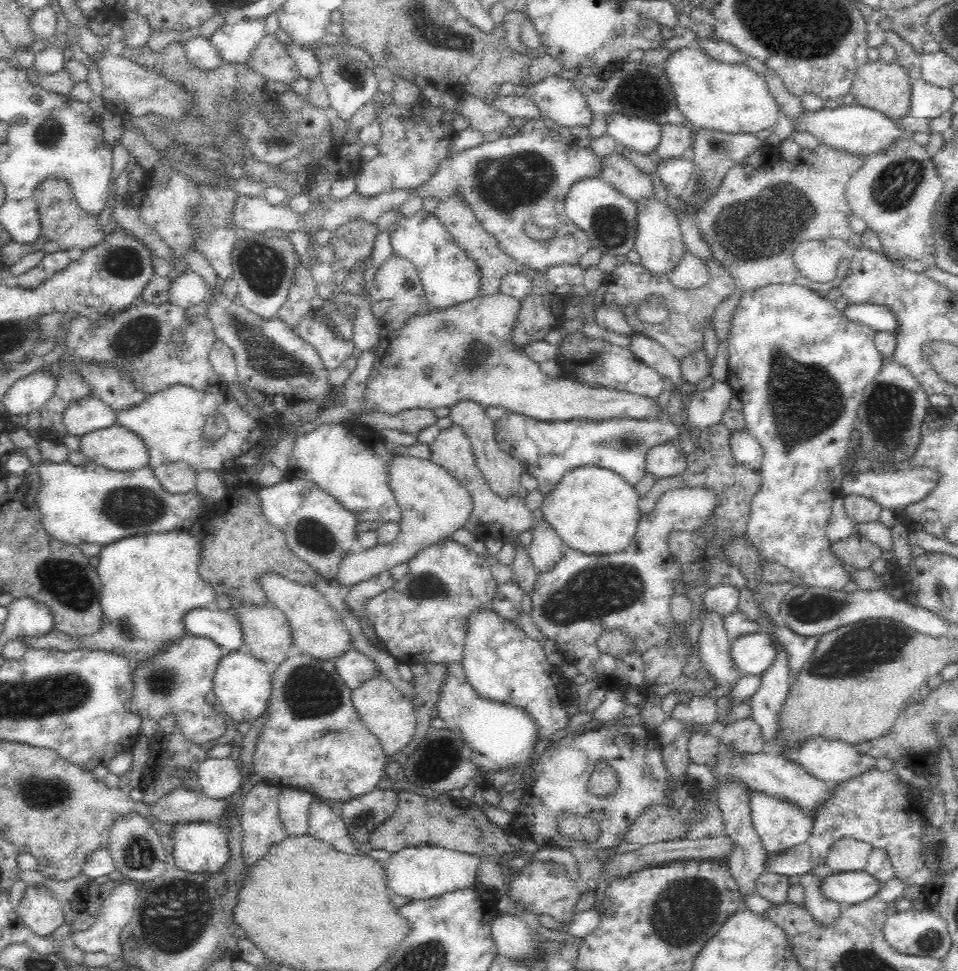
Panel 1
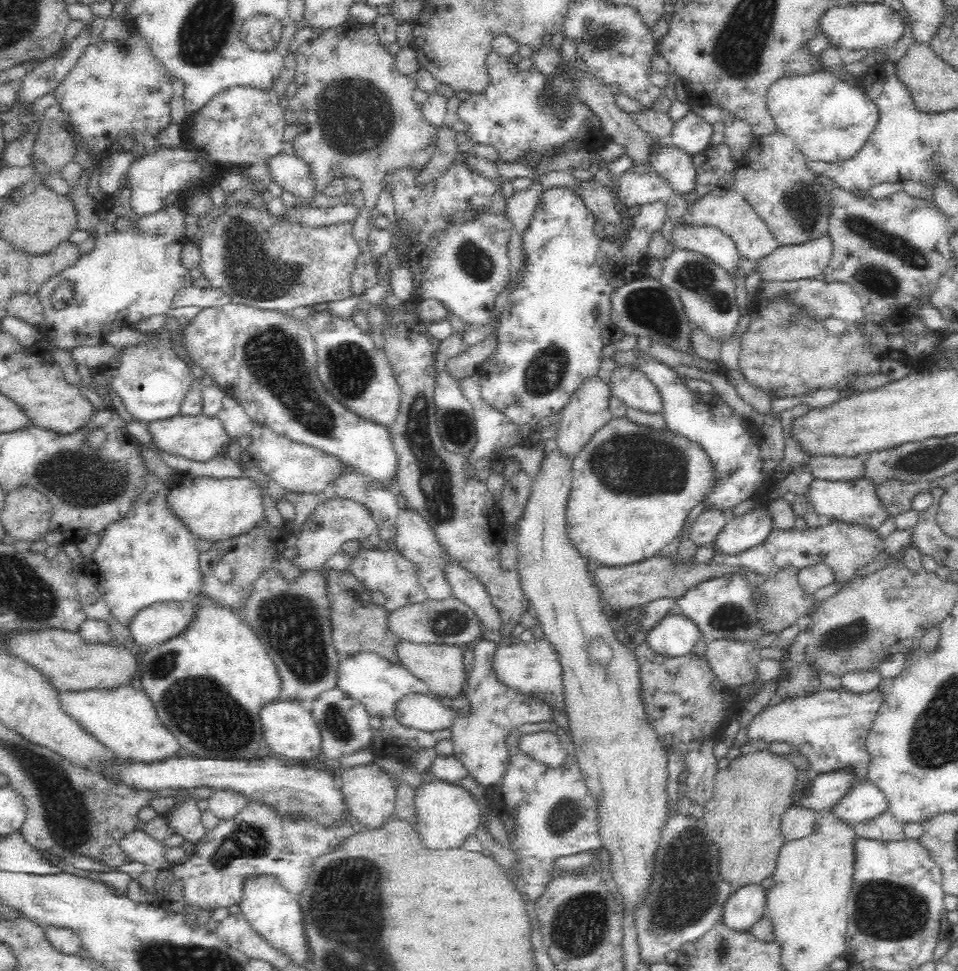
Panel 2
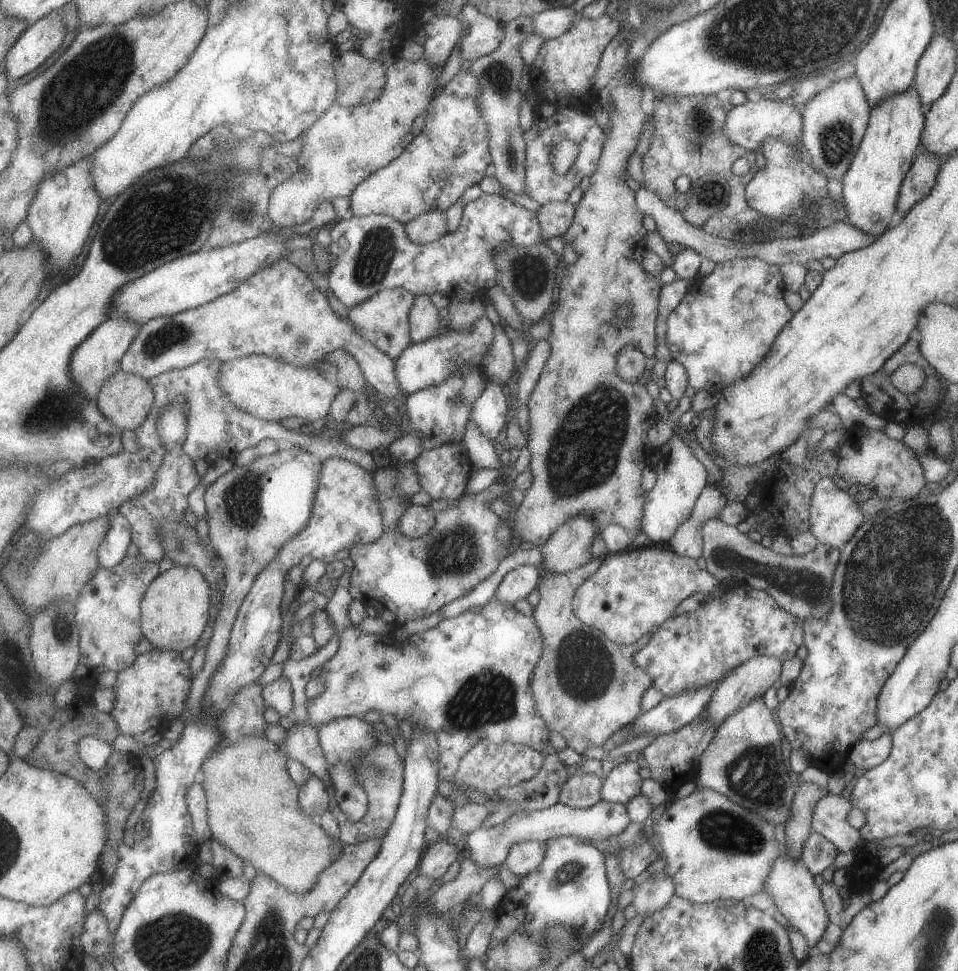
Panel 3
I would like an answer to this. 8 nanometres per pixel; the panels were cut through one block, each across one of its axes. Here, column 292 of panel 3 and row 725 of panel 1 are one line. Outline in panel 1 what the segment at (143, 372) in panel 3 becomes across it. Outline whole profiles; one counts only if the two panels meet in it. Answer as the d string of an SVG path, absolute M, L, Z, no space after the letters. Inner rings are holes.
M293 651L273 674L272 692L262 732L253 750L252 772L258 781L293 787L322 797L341 808L352 798L366 794L382 779L386 754L381 752L377 738L364 727L353 705L353 689L346 685L334 661L313 658Z

